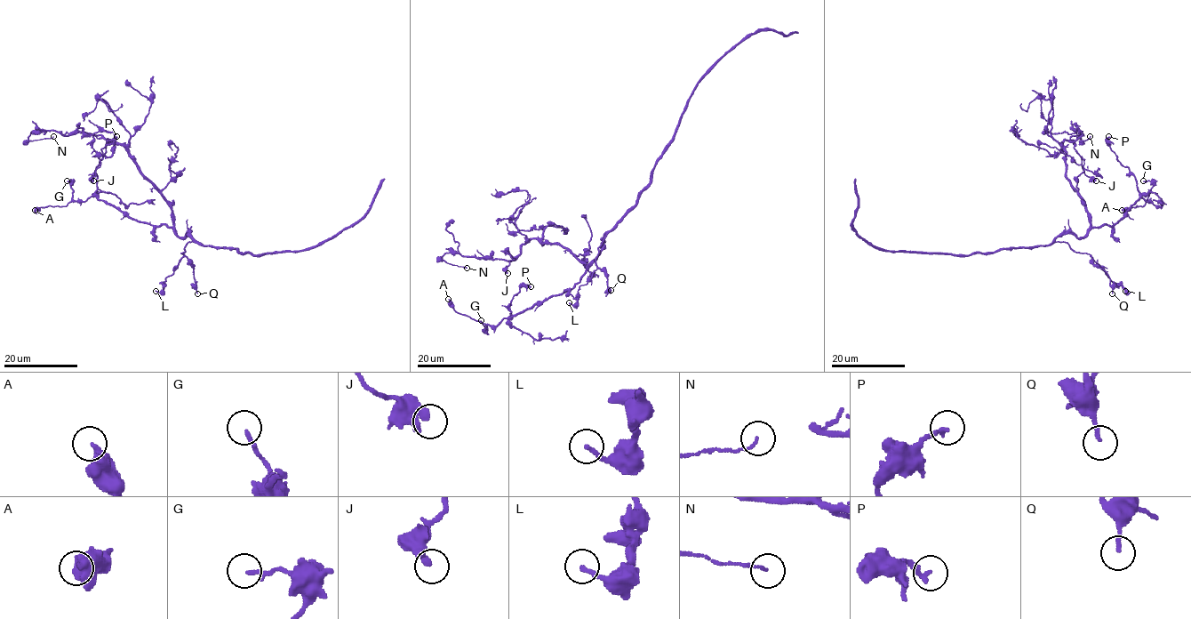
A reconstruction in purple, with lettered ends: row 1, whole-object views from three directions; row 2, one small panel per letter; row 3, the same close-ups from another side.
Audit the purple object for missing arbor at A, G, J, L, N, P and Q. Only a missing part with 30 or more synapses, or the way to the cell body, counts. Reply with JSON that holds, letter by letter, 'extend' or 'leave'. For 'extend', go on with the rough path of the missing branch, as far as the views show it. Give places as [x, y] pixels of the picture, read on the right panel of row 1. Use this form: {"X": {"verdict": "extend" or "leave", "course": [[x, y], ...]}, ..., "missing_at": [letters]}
{"A": {"verdict": "leave"}, "G": {"verdict": "leave"}, "J": {"verdict": "leave"}, "L": {"verdict": "leave"}, "N": {"verdict": "leave"}, "P": {"verdict": "leave"}, "Q": {"verdict": "leave"}, "missing_at": []}

